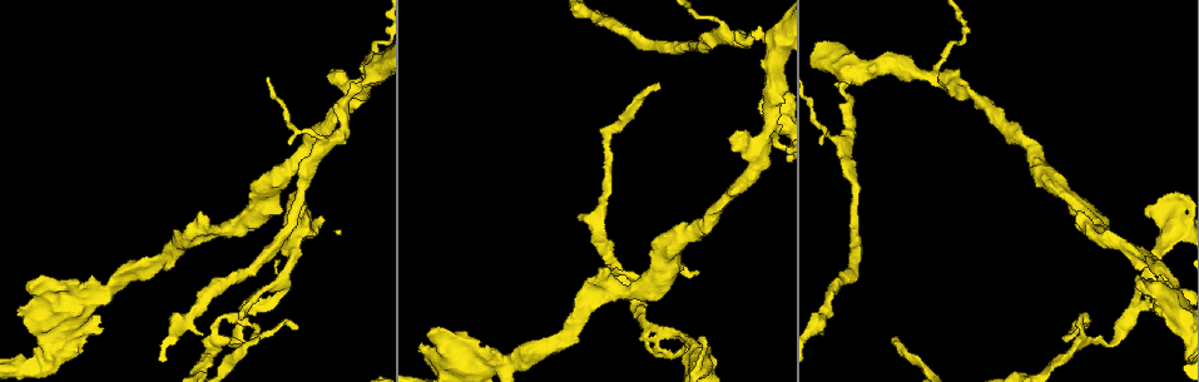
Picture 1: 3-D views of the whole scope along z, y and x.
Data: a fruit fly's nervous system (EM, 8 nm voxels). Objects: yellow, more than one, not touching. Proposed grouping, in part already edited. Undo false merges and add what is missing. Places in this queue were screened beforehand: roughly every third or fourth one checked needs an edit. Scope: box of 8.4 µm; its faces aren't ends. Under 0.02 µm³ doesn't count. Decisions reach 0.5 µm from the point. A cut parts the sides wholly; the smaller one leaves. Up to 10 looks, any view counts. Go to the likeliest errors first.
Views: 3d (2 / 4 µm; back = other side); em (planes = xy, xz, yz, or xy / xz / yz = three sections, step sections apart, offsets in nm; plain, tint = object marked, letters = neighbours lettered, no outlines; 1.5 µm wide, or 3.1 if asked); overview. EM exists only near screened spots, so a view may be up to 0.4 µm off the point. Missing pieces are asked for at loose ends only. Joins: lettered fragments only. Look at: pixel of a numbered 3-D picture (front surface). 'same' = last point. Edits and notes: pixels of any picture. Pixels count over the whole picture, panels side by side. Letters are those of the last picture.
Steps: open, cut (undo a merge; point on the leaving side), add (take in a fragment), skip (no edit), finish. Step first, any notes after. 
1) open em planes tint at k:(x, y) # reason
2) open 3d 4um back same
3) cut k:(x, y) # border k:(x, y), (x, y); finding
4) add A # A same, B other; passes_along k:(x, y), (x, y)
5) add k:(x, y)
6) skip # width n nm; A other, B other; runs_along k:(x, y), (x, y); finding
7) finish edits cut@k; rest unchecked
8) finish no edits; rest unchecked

open 3d 2um at 1:(896, 336) # thin end

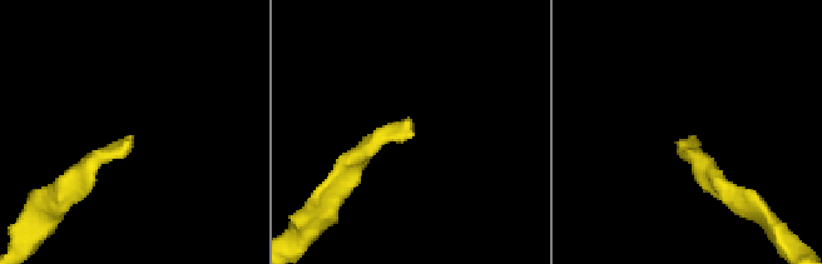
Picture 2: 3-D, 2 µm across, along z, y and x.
open em planes letters at 2:(131, 136)

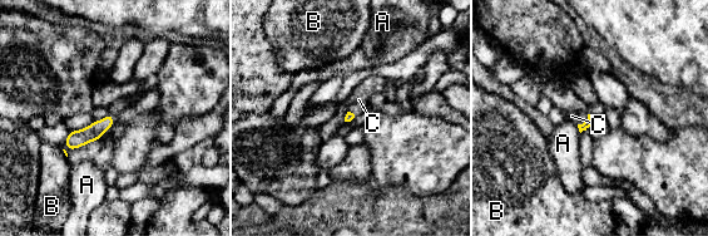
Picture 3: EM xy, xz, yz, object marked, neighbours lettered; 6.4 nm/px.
add C # A other, B other, C same; passes_along 3:(589, 122), (584, 122), (578, 118); it goes on there

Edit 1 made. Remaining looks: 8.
open overview

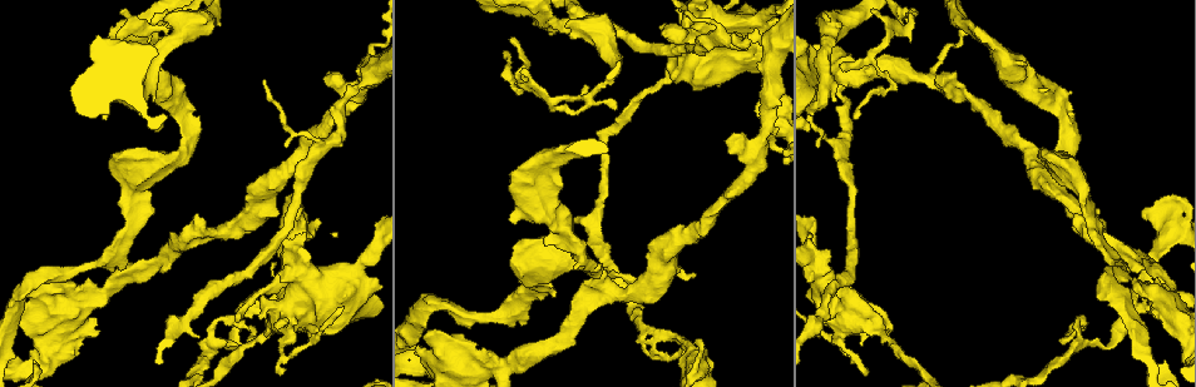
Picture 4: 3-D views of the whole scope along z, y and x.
open em planes letters at 4:(587, 298) # three arms meet

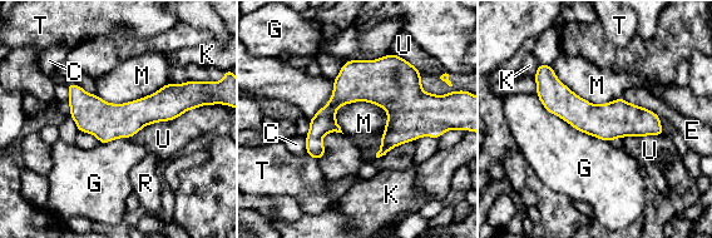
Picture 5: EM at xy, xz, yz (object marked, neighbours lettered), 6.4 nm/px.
skip # width 240 nm; C other, E other, G other, K other, M other, R other, T other, U other; border 5:(535, 94), (548, 112), (612, 143); all the same cell

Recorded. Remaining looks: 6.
finish edits add@3; rest unchecked

